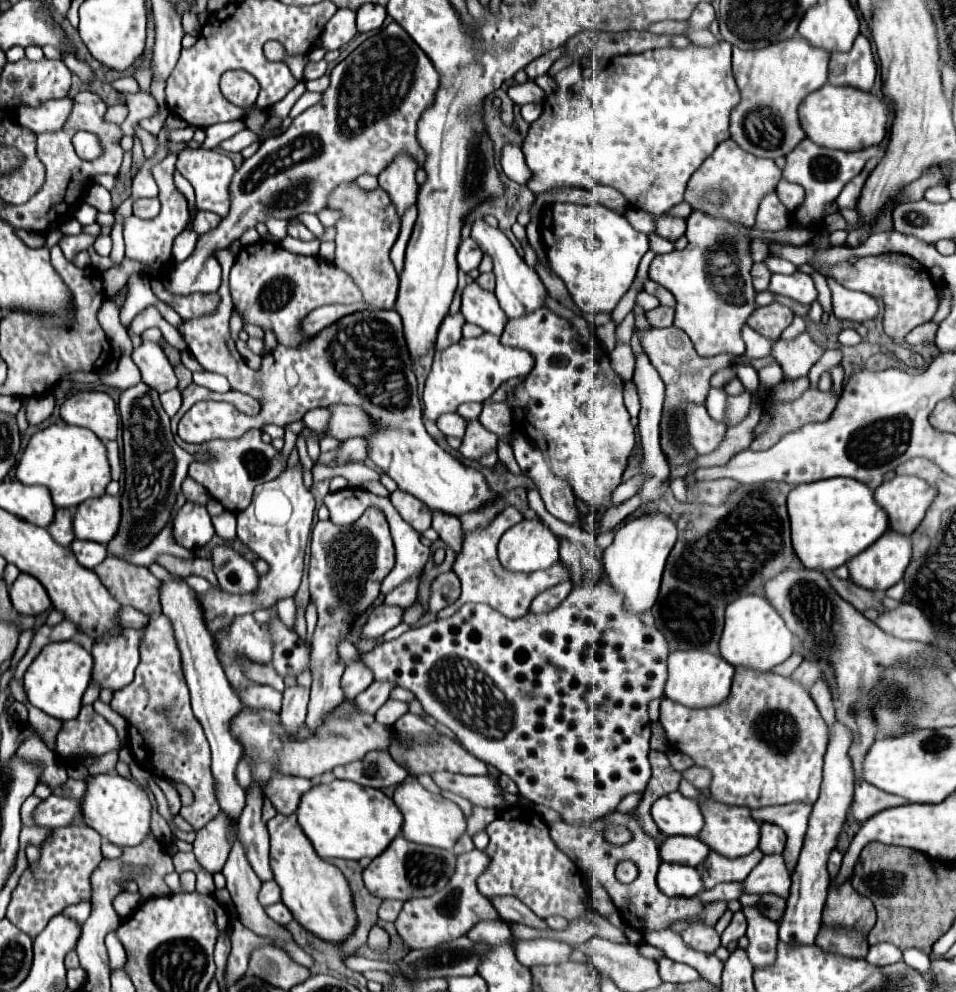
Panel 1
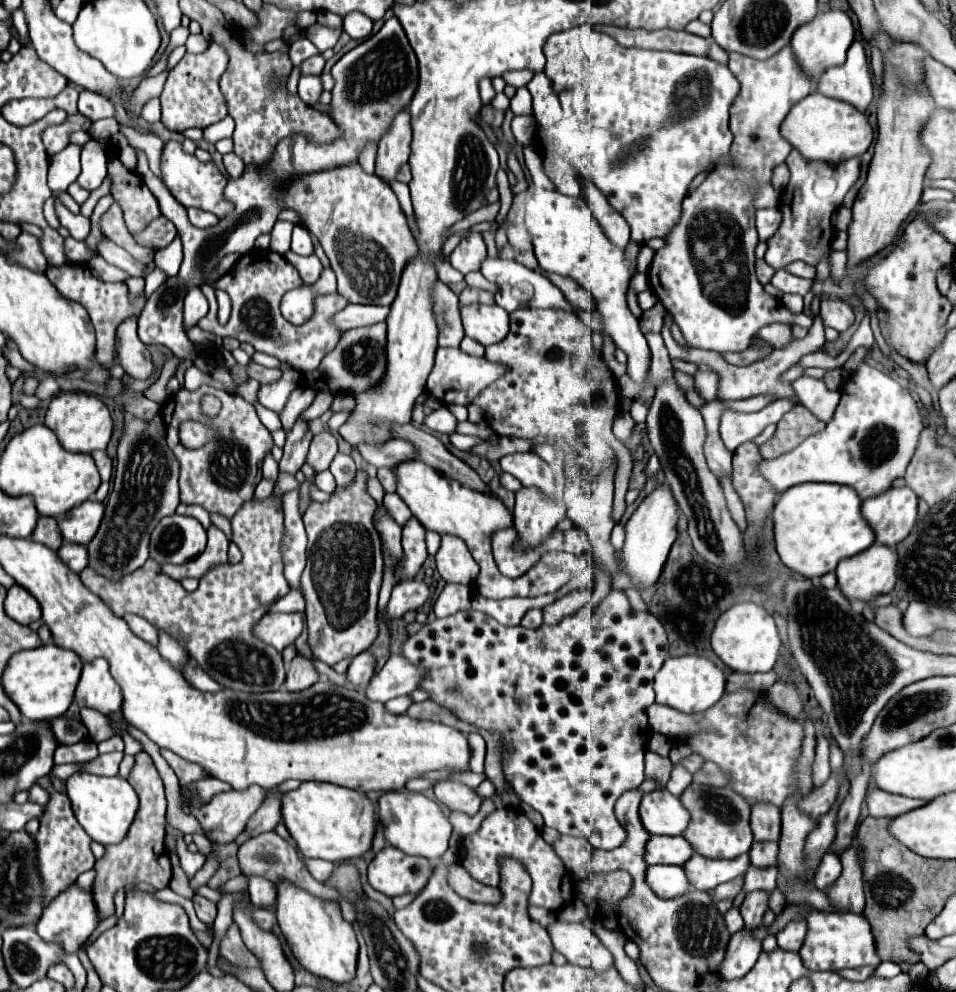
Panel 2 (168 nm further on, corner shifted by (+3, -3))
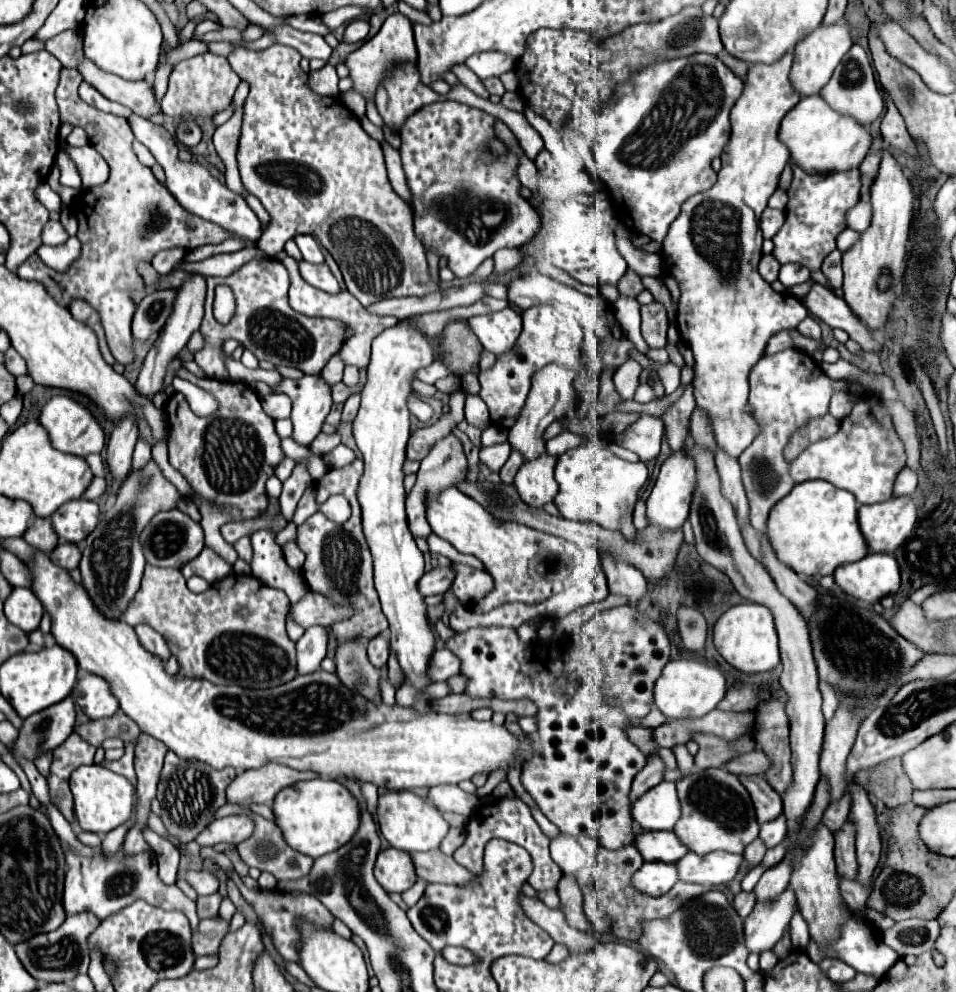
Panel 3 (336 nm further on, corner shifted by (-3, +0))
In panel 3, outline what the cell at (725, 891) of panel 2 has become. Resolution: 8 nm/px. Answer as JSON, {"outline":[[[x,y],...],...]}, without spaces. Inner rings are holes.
{"outline":[[[755,838],[755,840],[745,848],[743,858],[745,858],[745,860],[751,864],[751,868],[753,868],[753,866],[761,864],[761,860],[763,860],[765,852],[767,852],[767,848],[765,848],[765,844],[761,842],[761,838]]]}

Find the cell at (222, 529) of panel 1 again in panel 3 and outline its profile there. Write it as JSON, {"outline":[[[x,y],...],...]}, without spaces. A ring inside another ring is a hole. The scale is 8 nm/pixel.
{"outline":[[[205,548],[195,560],[191,560],[187,566],[183,566],[181,572],[183,572],[185,578],[201,576],[209,584],[213,584],[213,582],[219,582],[225,576],[231,576],[233,568],[227,562],[223,562],[223,558],[219,558],[211,548]]]}

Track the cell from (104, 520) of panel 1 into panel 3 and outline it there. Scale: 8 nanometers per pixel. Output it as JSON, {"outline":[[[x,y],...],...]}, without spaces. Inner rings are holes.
{"outline":[[[79,498],[79,500],[71,500],[63,504],[49,518],[59,538],[77,544],[85,540],[87,534],[97,526],[99,506],[91,500]]]}

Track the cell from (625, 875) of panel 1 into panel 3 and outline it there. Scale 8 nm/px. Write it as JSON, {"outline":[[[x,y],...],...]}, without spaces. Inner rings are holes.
{"outline":[[[625,846],[617,852],[599,850],[597,856],[597,866],[593,871],[578,872],[577,880],[583,892],[583,912],[587,916],[587,920],[593,924],[595,932],[601,934],[611,934],[615,938],[621,940],[629,940],[629,942],[637,942],[643,934],[643,924],[649,920],[657,920],[657,918],[669,918],[675,910],[679,910],[679,906],[683,906],[685,902],[705,894],[709,888],[707,886],[699,886],[699,884],[687,884],[687,882],[677,882],[667,894],[663,896],[645,896],[641,892],[637,892],[635,888],[631,888],[631,876],[635,874],[635,870],[639,870],[641,866],[641,854],[635,850],[635,846]]]}

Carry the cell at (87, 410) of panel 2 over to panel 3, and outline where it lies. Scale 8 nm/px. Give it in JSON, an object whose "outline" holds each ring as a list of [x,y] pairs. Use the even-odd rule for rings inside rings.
{"outline":[[[53,396],[41,410],[39,414],[39,424],[47,430],[51,446],[59,452],[67,452],[67,454],[75,454],[85,458],[87,454],[93,452],[101,452],[105,446],[105,434],[103,428],[97,424],[97,420],[89,414],[89,410],[85,410],[81,404],[77,404],[73,398],[69,396]]]}

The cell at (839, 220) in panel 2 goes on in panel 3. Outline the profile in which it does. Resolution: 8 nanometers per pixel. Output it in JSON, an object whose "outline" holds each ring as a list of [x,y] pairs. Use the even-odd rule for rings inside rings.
{"outline":[[[859,202],[857,206],[853,206],[847,214],[847,226],[851,230],[857,230],[857,232],[863,232],[869,228],[871,224],[871,216],[873,216],[873,210],[871,210],[871,204],[869,202]]]}

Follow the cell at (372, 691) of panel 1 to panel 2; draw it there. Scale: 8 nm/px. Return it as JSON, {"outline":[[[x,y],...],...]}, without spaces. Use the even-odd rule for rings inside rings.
{"outline":[[[391,655],[385,667],[373,675],[365,695],[371,701],[387,703],[389,699],[409,695],[417,689],[417,681],[421,681],[421,669],[413,669],[413,665],[403,661],[403,657]]]}

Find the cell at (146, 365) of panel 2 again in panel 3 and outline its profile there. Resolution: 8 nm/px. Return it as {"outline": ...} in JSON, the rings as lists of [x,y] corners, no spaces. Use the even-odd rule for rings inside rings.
{"outline":[[[61,68],[59,86],[55,92],[61,122],[71,126],[79,126],[87,132],[89,146],[93,146],[109,164],[109,180],[101,186],[83,190],[79,198],[73,202],[73,210],[77,210],[77,238],[81,242],[81,256],[65,270],[55,272],[47,264],[41,262],[37,254],[31,254],[17,270],[17,276],[23,280],[39,282],[45,290],[59,302],[69,308],[69,304],[77,298],[91,304],[99,316],[105,330],[107,346],[117,362],[129,364],[133,362],[133,338],[131,338],[131,314],[135,312],[135,302],[131,298],[133,290],[143,290],[143,278],[137,270],[141,260],[151,262],[151,258],[165,248],[197,248],[203,244],[219,244],[225,238],[235,238],[227,234],[223,228],[207,222],[179,206],[175,196],[153,176],[151,168],[143,166],[131,144],[133,134],[127,126],[125,118],[105,114],[95,106],[83,102],[77,94],[79,84],[83,82],[77,70]]]}

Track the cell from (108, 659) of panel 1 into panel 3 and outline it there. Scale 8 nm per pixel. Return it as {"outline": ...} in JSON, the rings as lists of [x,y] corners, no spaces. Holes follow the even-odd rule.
{"outline":[[[85,674],[77,682],[73,690],[73,698],[89,720],[109,718],[119,710],[119,704],[115,704],[115,698],[107,688],[107,682],[103,682],[103,678],[93,674]]]}

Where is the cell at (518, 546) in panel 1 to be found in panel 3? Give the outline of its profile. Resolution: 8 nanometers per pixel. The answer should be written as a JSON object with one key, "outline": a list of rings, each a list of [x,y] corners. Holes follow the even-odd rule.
{"outline":[[[543,454],[535,460],[525,462],[517,476],[515,476],[515,486],[519,490],[519,496],[523,502],[535,508],[543,508],[543,504],[551,502],[559,490],[555,478],[553,478],[553,468],[555,468],[557,458],[551,454]]]}

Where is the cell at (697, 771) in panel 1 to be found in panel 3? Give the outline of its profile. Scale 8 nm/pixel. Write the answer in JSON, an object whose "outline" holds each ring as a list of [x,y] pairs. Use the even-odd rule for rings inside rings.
{"outline":[[[753,750],[749,754],[743,754],[739,758],[733,758],[725,764],[725,770],[731,774],[765,774],[771,766],[769,756],[763,750]]]}

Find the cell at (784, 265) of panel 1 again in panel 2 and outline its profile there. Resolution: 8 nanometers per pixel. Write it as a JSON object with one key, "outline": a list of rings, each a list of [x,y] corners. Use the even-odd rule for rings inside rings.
{"outline":[[[791,263],[789,267],[785,267],[785,271],[789,271],[791,275],[797,275],[797,277],[807,277],[807,279],[815,279],[815,267],[807,265],[807,263]]]}

